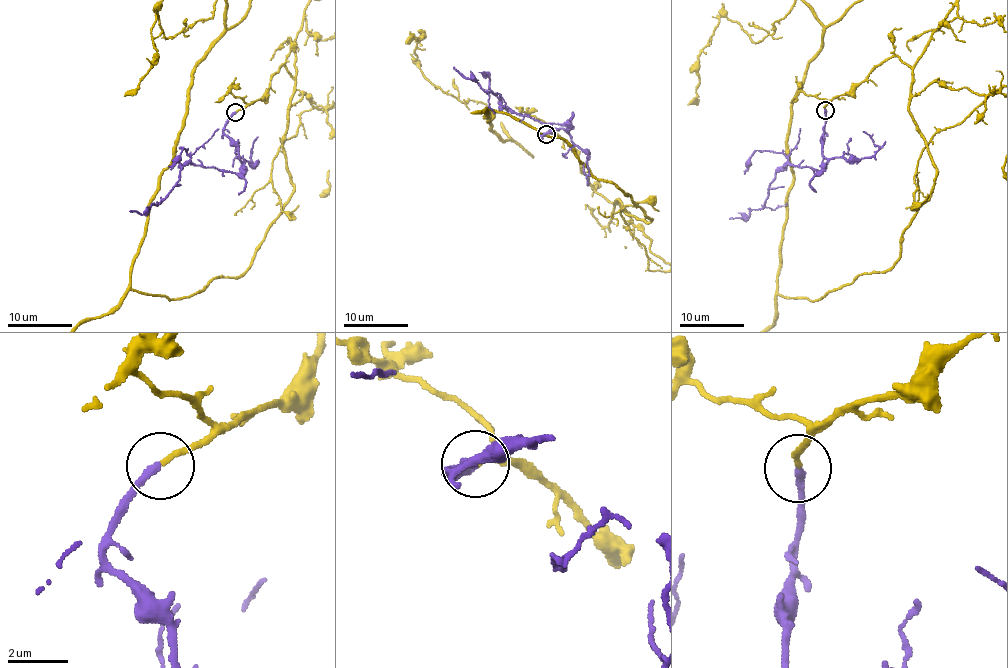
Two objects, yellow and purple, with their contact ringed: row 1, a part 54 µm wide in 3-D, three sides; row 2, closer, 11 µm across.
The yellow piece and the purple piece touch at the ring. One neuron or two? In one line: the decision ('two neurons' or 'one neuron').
one neuron

